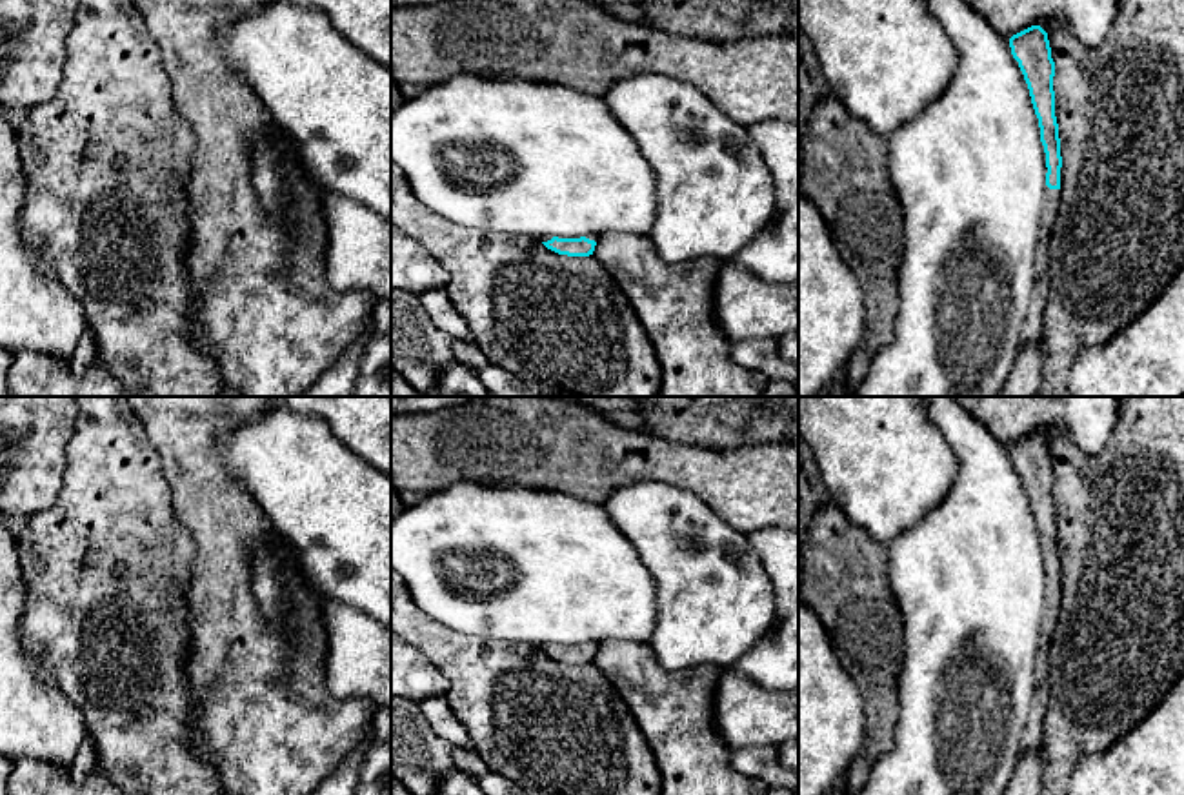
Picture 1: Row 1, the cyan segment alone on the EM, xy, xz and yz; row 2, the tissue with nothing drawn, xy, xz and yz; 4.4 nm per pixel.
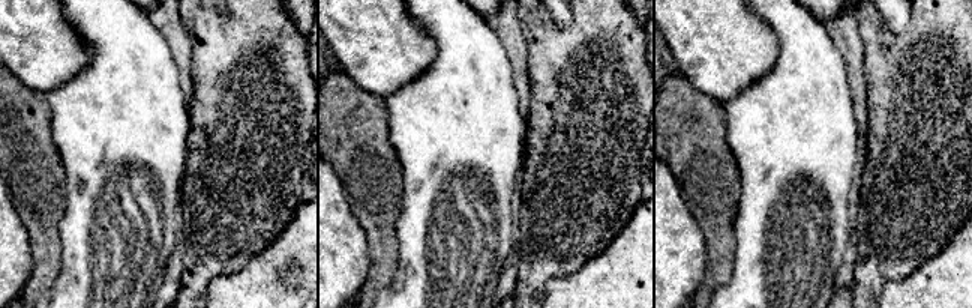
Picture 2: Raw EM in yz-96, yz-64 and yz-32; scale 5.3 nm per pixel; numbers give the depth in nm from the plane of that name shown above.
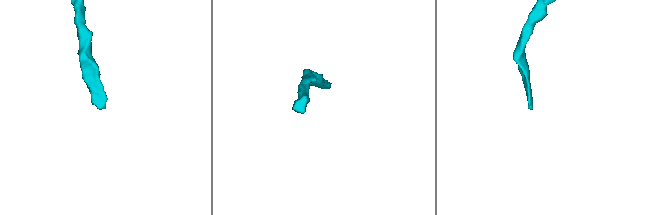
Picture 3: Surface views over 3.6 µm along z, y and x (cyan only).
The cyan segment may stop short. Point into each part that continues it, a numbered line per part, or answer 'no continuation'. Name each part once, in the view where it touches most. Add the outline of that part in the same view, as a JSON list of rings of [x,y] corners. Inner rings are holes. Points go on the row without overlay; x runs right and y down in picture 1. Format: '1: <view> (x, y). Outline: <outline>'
1: yz (1032, 737). Outline: [[[1044,597],[1044,615],[1040,620],[1040,637],[1037,644],[1037,659],[1040,666],[1040,675],[1037,682],[1037,689],[1033,695],[1031,709],[1026,720],[1026,731],[1022,737],[1022,753],[1035,750],[1040,746],[1042,731],[1044,731],[1044,713],[1048,709],[1049,688],[1046,682],[1046,664],[1049,655],[1049,646],[1055,631],[1055,624],[1059,619],[1060,597]]]

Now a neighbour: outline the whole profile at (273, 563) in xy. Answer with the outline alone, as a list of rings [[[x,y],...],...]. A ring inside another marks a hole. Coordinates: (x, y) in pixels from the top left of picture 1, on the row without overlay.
[[[280,535],[273,542],[255,542],[251,555],[253,595],[260,613],[271,620],[280,620],[289,609],[289,577],[298,575],[304,588],[311,591],[318,606],[318,617],[326,609],[327,597],[302,571],[296,549]]]

